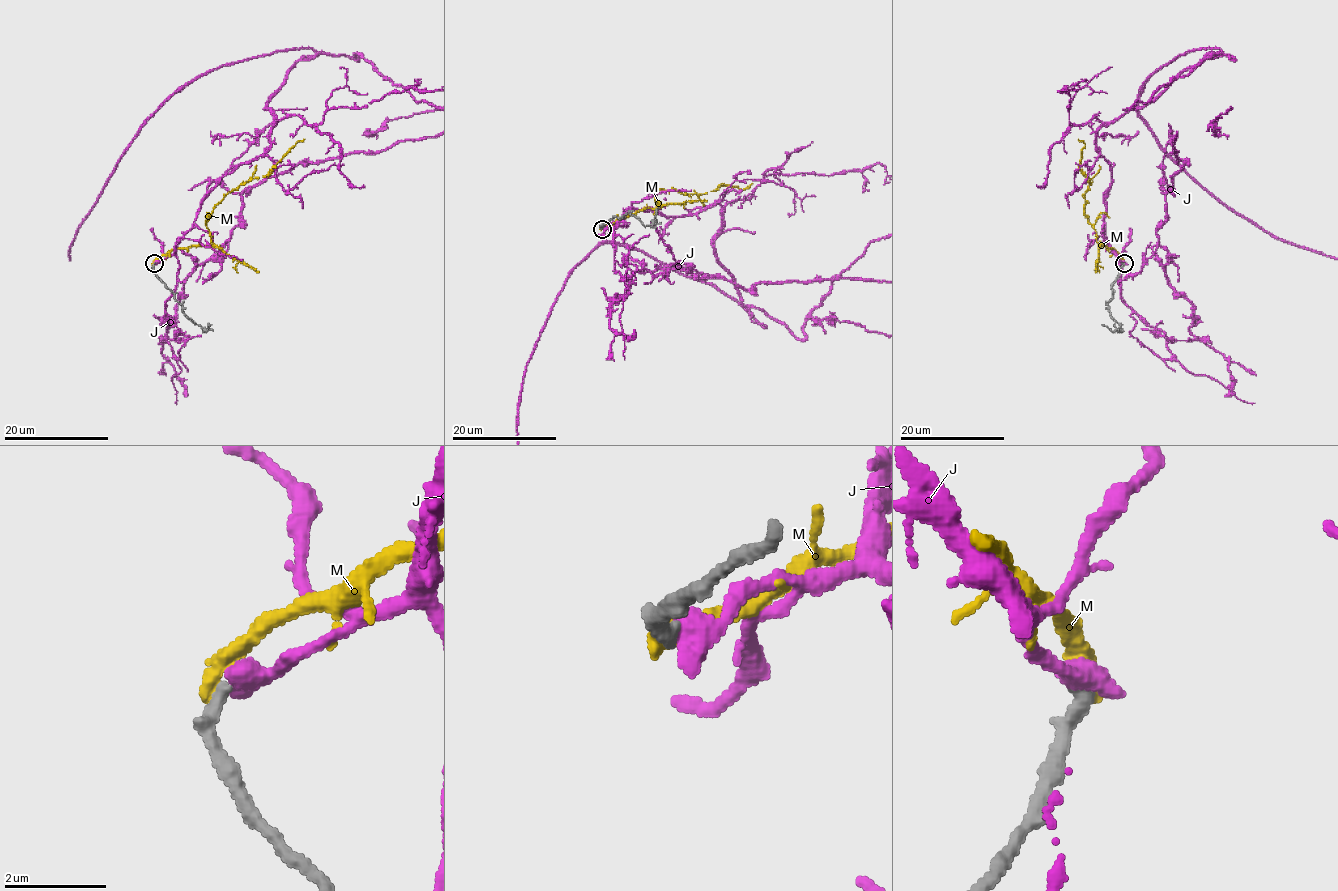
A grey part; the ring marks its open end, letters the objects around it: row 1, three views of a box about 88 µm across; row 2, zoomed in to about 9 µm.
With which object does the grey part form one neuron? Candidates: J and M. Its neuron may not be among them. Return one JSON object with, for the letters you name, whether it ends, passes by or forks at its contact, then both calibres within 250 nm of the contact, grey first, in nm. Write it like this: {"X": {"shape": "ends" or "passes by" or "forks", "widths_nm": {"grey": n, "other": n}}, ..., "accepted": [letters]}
{"accepted": []}

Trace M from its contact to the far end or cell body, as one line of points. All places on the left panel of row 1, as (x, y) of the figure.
M: (153, 264), (172, 250), (211, 243), (205, 221), (213, 208), (240, 184), (264, 177), (304, 139)

